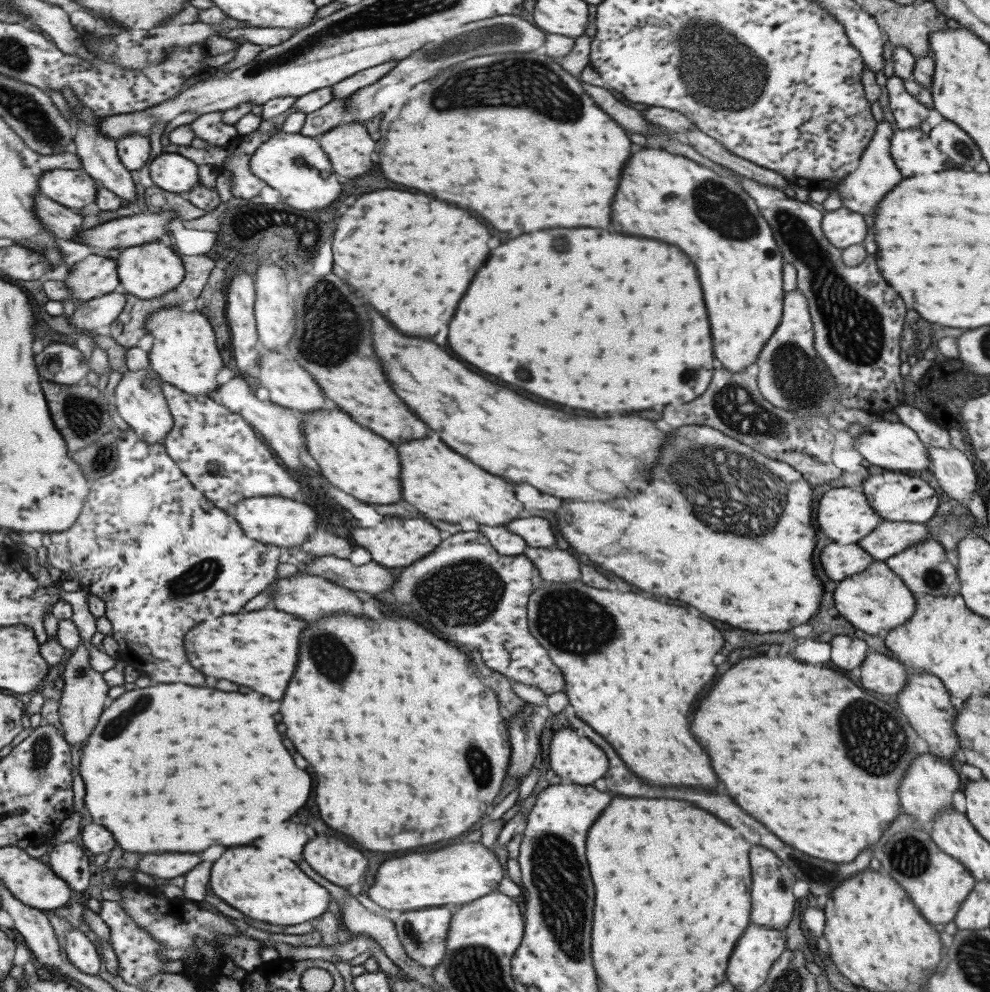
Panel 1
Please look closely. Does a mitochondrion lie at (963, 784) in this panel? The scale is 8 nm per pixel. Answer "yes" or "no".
no

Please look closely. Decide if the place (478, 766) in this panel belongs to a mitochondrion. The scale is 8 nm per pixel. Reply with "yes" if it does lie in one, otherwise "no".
yes

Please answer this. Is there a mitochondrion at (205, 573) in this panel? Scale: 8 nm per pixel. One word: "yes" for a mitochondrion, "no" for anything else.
yes

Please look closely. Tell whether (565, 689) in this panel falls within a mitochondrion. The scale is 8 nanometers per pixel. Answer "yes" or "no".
no

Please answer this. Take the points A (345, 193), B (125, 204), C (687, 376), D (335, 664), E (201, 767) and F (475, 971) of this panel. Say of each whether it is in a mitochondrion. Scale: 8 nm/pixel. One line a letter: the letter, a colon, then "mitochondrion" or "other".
A: other
B: other
C: mitochondrion
D: mitochondrion
E: other
F: mitochondrion

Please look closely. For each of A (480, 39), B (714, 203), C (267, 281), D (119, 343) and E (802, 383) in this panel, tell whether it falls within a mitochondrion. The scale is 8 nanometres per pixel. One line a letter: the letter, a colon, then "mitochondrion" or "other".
A: mitochondrion
B: mitochondrion
C: other
D: other
E: mitochondrion

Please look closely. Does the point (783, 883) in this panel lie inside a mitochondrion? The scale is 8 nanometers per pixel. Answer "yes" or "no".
yes

